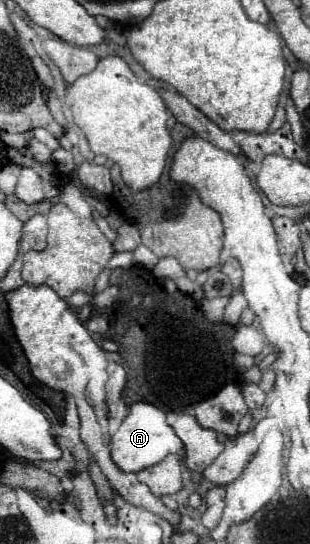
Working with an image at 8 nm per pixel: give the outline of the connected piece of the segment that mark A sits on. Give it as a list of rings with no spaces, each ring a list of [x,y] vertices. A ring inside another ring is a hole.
[[[149,403],[131,405],[129,415],[121,423],[121,427],[111,437],[111,459],[123,473],[137,473],[159,463],[167,453],[183,453],[183,445],[179,437],[175,437],[173,429],[165,421],[165,413]]]

